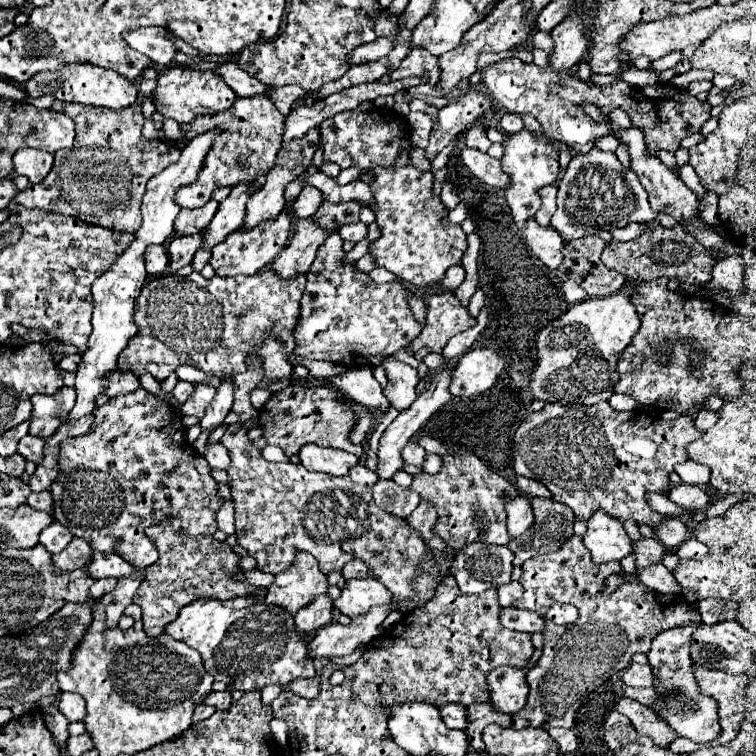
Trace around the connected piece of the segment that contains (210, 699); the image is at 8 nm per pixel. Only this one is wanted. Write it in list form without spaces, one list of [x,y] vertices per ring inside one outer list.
[[[222,691],[222,693],[210,693],[210,695],[204,699],[204,703],[206,703],[206,705],[212,705],[212,707],[216,707],[216,709],[220,709],[220,711],[228,711],[230,705],[232,705],[232,695],[226,693],[226,691]]]

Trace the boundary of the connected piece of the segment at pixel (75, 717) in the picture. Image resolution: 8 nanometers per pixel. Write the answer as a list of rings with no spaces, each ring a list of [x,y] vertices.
[[[62,693],[58,701],[58,709],[68,721],[82,721],[86,717],[86,703],[80,695],[74,693]]]

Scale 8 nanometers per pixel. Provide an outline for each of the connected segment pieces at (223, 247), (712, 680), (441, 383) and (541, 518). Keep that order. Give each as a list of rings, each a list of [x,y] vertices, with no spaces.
[[[288,203],[288,207],[276,219],[260,223],[254,229],[240,227],[238,231],[230,233],[222,243],[218,243],[212,249],[210,265],[214,267],[216,275],[220,275],[220,277],[256,275],[260,269],[270,265],[274,261],[274,257],[286,247],[288,237],[290,237],[290,225],[292,225],[292,203]]]
[[[694,665],[694,677],[698,681],[700,693],[716,699],[718,703],[718,717],[722,733],[706,747],[726,745],[734,739],[740,721],[744,719],[744,705],[746,705],[746,689],[750,685],[748,675],[732,675],[718,669],[706,669]]]
[[[444,367],[444,369],[440,369],[440,371],[434,375],[430,387],[428,387],[422,395],[418,395],[418,399],[416,399],[406,411],[402,411],[402,413],[388,425],[388,429],[384,431],[384,435],[382,435],[382,439],[380,439],[380,449],[378,449],[378,475],[380,475],[380,479],[392,479],[392,475],[402,469],[404,459],[402,459],[400,451],[404,449],[404,445],[406,445],[406,443],[414,437],[414,433],[432,417],[432,413],[436,413],[446,401],[452,399],[450,389],[448,389],[448,387],[450,387],[450,379],[452,379],[452,373],[454,373],[454,367]]]
[[[532,499],[534,527],[522,535],[522,543],[510,541],[508,547],[514,551],[514,565],[522,565],[526,559],[542,553],[558,551],[566,539],[574,535],[574,513],[552,499]]]

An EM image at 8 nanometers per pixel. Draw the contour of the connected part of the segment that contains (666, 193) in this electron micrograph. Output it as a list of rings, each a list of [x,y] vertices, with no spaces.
[[[582,103],[582,109],[596,121],[596,123],[602,123],[608,127],[610,133],[618,133],[618,137],[622,139],[622,143],[626,143],[628,147],[628,155],[630,155],[630,167],[634,169],[634,173],[640,177],[640,183],[642,187],[648,191],[650,195],[650,205],[654,207],[654,211],[658,211],[660,207],[670,207],[670,215],[682,223],[686,221],[688,217],[694,217],[698,213],[698,201],[696,201],[696,195],[682,183],[682,179],[670,171],[658,157],[652,157],[646,149],[646,141],[644,141],[644,131],[638,129],[638,127],[628,127],[628,129],[614,129],[612,127],[612,121],[602,113],[602,109],[594,103]]]

